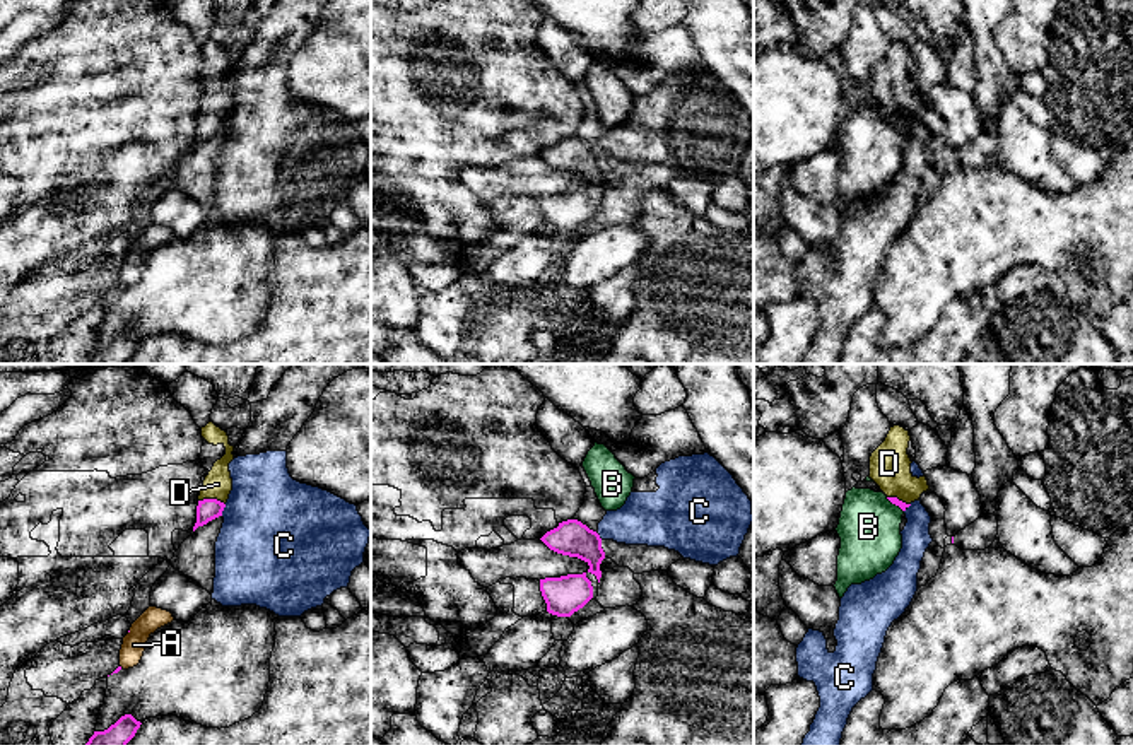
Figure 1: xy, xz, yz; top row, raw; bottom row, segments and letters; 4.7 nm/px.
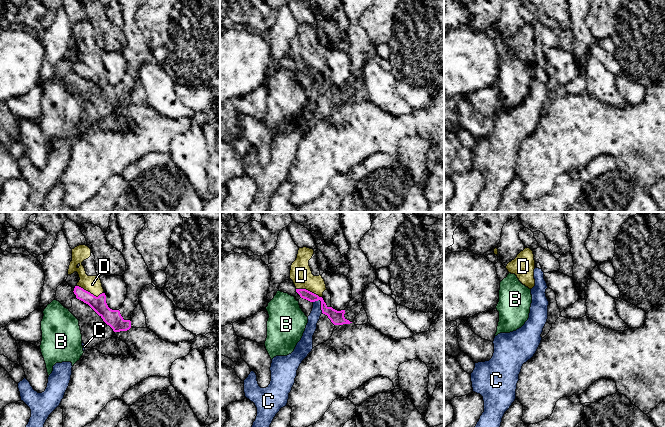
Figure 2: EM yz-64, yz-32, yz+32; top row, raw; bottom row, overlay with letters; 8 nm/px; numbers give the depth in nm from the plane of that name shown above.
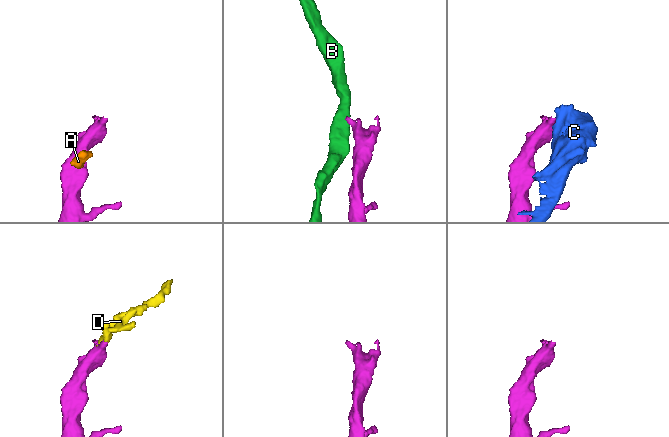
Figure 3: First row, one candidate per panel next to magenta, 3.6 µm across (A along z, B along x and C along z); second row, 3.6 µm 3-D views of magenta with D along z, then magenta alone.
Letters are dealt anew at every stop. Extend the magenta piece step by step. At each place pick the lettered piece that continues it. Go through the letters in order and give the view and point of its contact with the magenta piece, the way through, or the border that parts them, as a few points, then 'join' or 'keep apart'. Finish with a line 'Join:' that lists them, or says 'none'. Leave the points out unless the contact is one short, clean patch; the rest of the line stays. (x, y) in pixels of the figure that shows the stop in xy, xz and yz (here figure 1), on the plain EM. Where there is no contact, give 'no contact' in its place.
A: no contact | keep apart
B: yz (894, 120) | along yz (886, 115), (903, 129) | keep apart
C: xy (223, 127) | along xy (226, 122), (221, 132) | keep apart
D: xy (212, 117) | across xy (207, 127), (212, 117), (217, 101) | join
Join: D

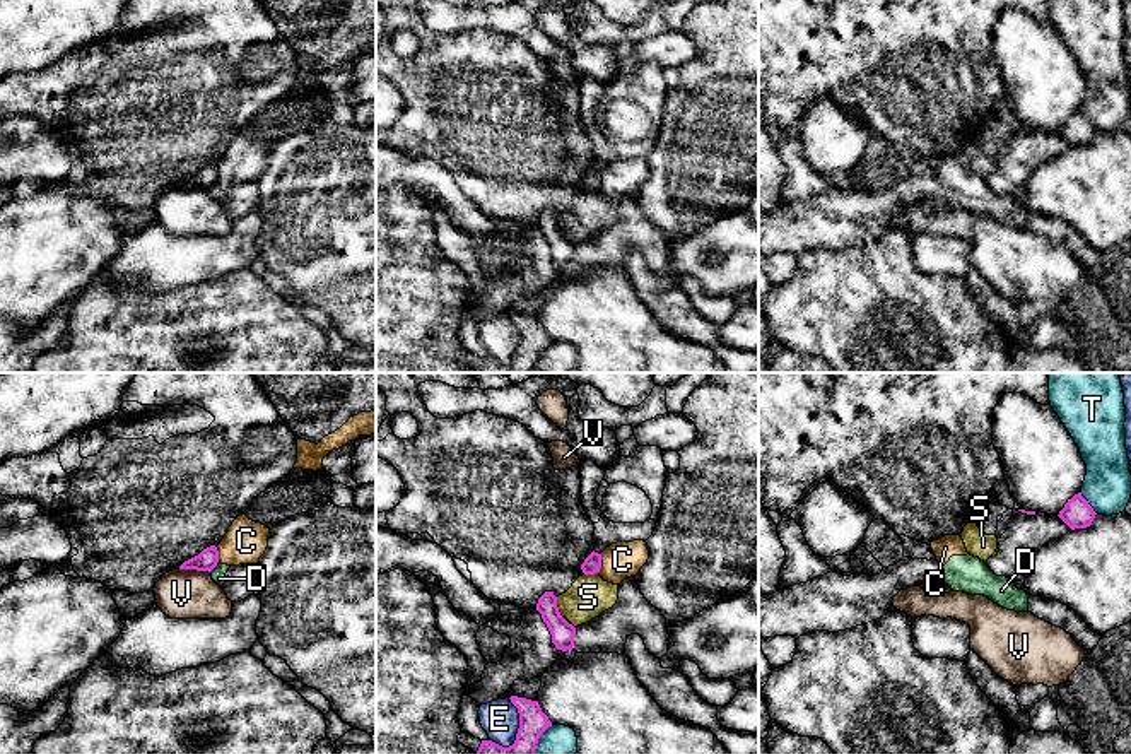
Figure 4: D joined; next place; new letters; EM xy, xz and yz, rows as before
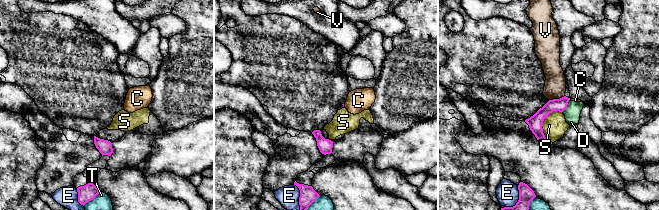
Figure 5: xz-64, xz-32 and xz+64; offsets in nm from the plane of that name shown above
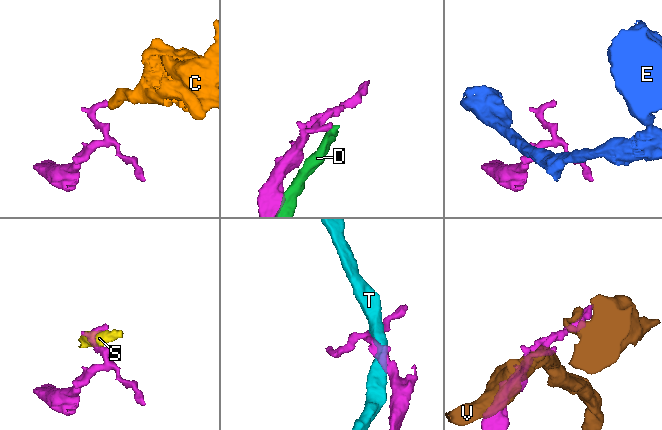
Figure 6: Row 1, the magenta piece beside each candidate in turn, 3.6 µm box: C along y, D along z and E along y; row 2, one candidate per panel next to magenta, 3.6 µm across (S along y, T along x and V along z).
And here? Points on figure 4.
C: xz (600, 180) | along xz (602, 171), (598, 188) | keep apart
D: xy (214, 183) | keep apart
E: xz (520, 342) | along xz (508, 315), (518, 330), (518, 349), (516, 356), (503, 365) | keep apart
S: xz (557, 224) | along xz (556, 214), (556, 223), (562, 235) | keep apart
T: yz (1087, 120) | keep apart
V: xy (193, 185) | keep apart
Join: none

